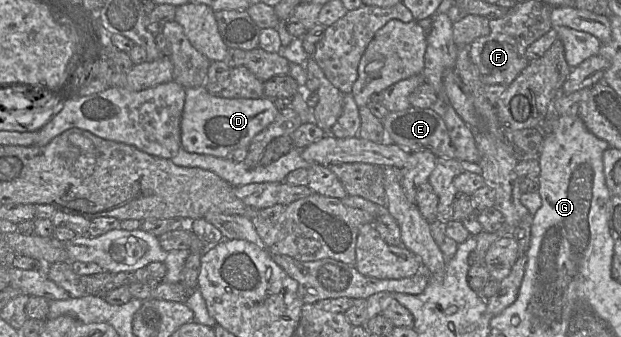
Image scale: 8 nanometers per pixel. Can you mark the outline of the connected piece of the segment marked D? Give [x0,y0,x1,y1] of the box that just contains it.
[181,86,279,158]

